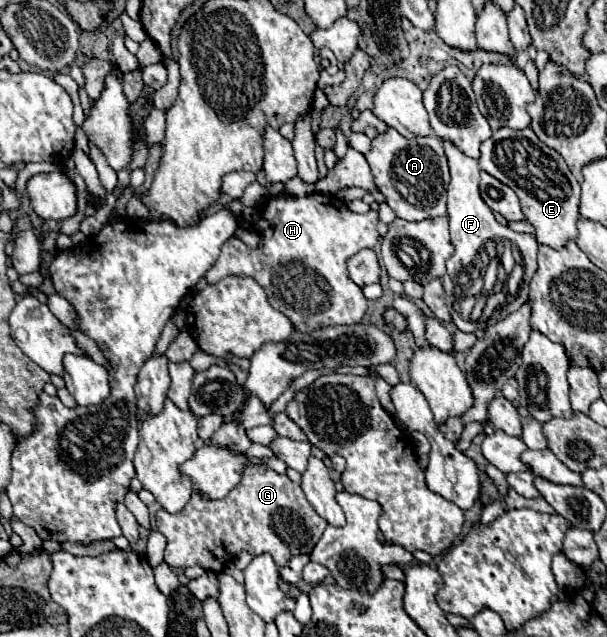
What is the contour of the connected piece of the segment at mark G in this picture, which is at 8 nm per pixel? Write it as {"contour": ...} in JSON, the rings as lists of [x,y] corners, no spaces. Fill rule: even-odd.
{"contour":[[[262,464],[246,466],[240,484],[222,500],[204,500],[200,494],[192,494],[182,512],[156,512],[156,526],[168,538],[164,562],[178,568],[198,564],[208,572],[222,572],[240,550],[248,550],[252,556],[268,552],[278,566],[284,566],[296,554],[310,554],[326,524],[306,500],[300,484]]]}

